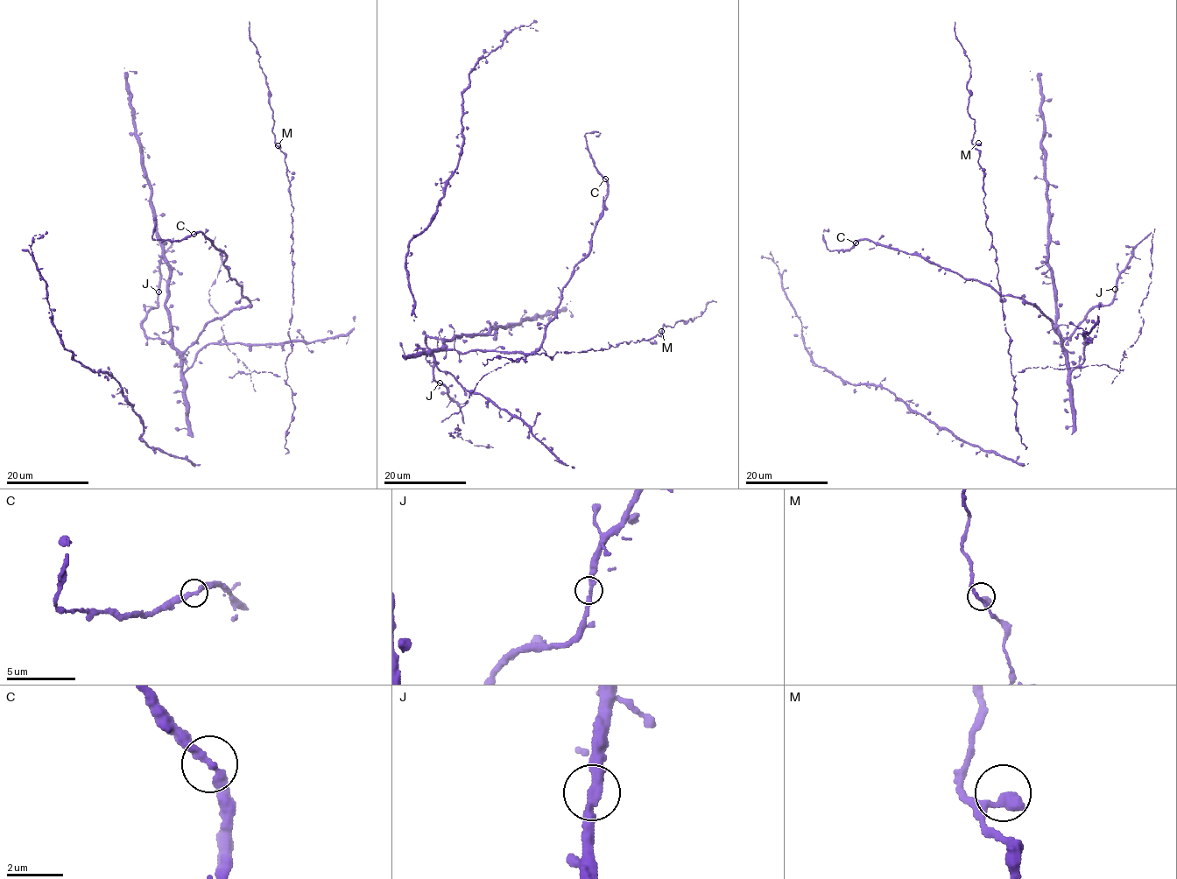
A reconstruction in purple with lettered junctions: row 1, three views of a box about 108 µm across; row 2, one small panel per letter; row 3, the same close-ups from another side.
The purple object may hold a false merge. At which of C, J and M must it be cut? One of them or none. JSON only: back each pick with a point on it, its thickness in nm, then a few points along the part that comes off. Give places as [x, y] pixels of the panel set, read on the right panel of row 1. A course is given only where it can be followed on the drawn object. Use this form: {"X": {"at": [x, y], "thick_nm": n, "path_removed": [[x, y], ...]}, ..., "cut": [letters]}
{"cut": []}

